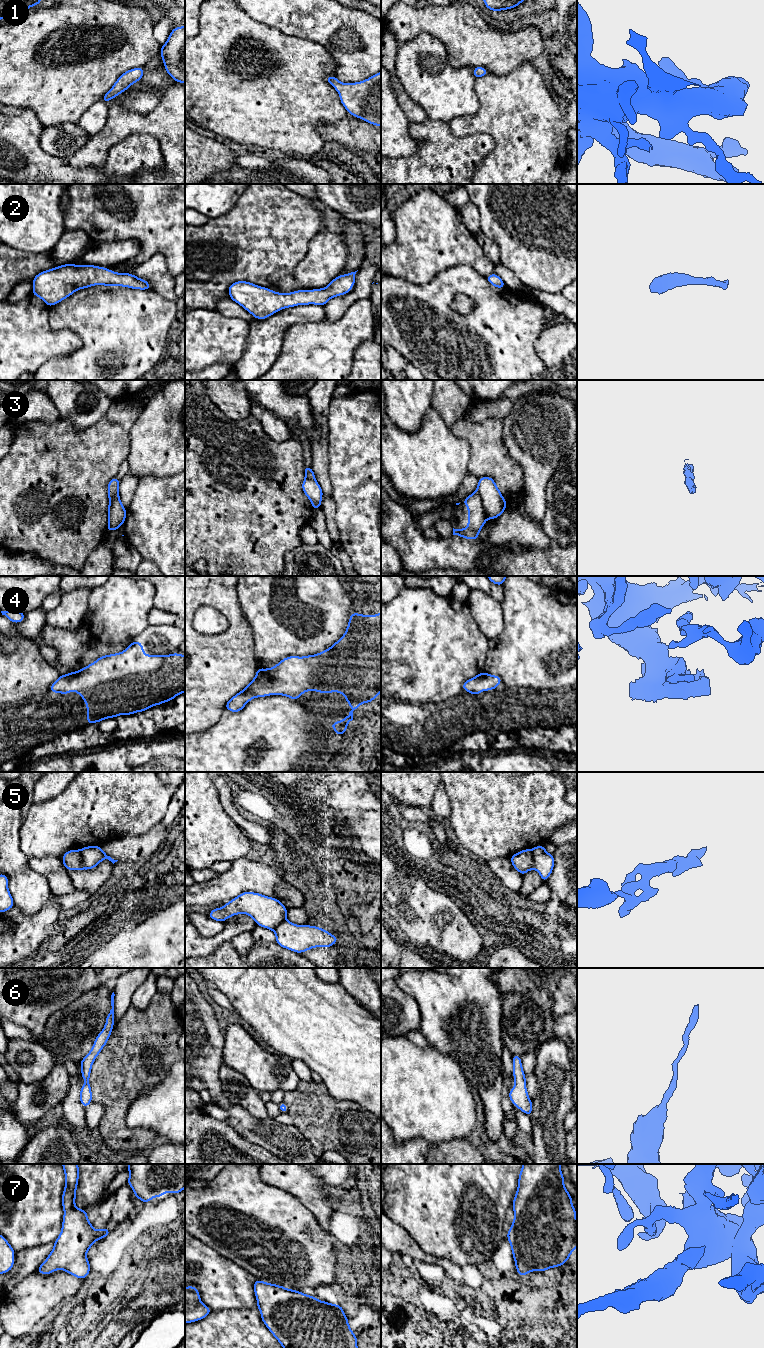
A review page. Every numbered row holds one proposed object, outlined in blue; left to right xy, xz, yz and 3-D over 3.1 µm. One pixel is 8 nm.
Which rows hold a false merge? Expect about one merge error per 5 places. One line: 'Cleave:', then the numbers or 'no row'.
Cleave: 3, 5

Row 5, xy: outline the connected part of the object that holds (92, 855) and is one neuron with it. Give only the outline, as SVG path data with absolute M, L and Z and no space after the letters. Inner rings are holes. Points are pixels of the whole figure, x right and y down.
M87 846L80 849L80 853L83 859L83 869L90 870L96 867L102 860L108 859L113 864L118 860L112 859L110 856L103 852L102 847L99 846Z

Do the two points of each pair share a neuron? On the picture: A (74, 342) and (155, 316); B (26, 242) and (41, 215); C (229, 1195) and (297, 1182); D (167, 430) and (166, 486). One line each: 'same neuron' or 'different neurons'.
A: different neurons
B: same neuron
C: different neurons
D: different neurons

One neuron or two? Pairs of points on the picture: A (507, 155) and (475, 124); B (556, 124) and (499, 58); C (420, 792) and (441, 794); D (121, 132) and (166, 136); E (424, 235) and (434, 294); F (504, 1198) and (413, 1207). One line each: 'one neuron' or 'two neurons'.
A: one neuron
B: two neurons
C: two neurons
D: one neuron
E: two neurons
F: one neuron

